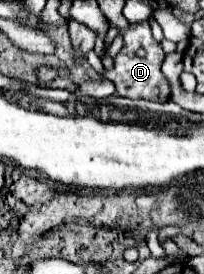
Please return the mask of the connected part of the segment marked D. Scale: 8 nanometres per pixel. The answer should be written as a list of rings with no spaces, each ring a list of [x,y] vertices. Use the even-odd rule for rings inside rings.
[[[149,21],[133,23],[123,31],[123,49],[115,59],[113,71],[105,71],[105,77],[115,83],[117,95],[131,99],[151,99],[151,101],[167,101],[169,99],[169,83],[161,73],[161,63],[165,59],[163,49],[155,43],[151,35]]]

